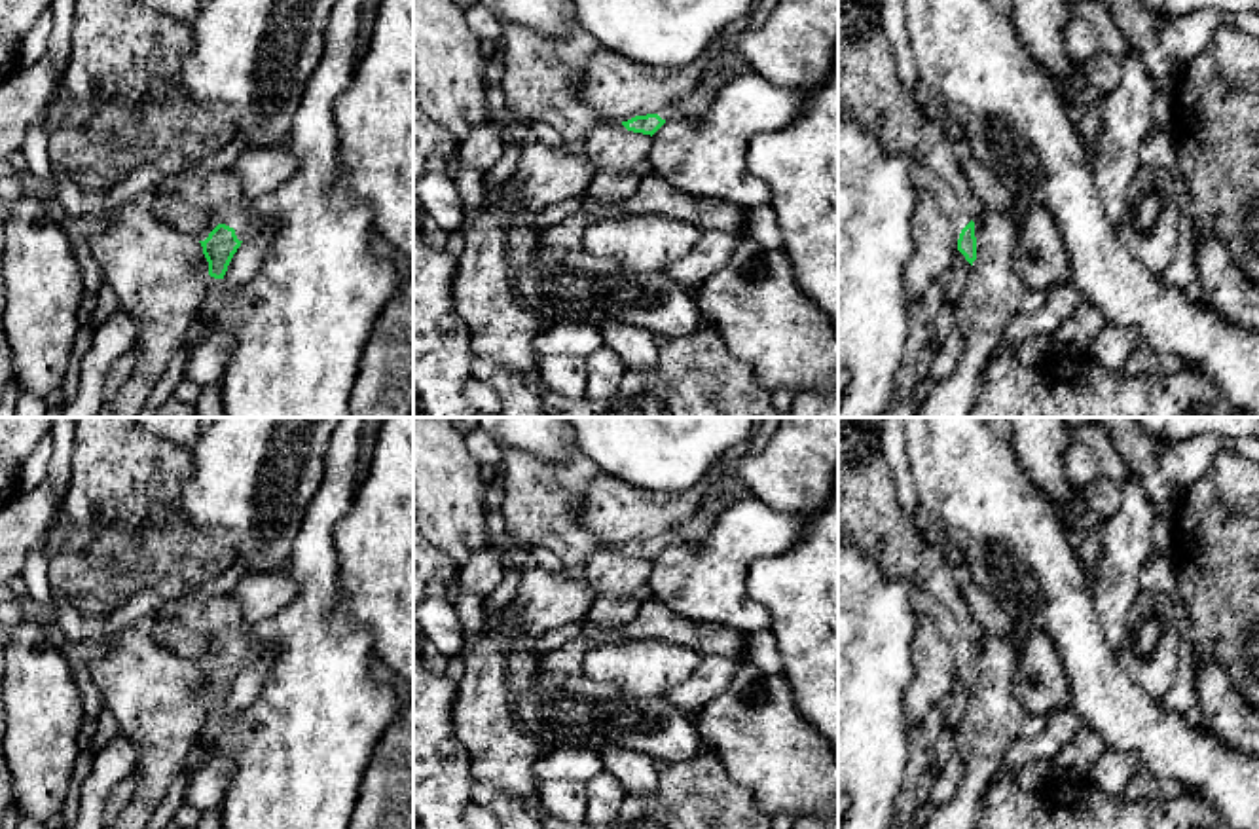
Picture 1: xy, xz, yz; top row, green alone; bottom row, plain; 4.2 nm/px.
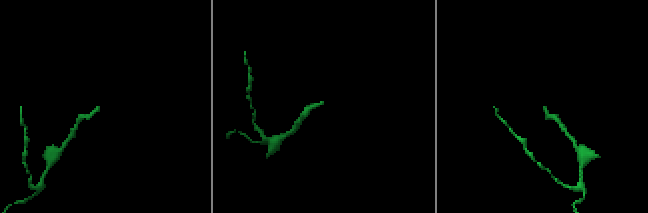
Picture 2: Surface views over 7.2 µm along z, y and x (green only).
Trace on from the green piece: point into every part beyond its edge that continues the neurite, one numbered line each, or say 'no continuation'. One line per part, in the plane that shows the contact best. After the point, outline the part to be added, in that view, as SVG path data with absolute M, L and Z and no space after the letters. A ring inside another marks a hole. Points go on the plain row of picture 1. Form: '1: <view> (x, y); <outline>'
1: xy (237, 642); M241 622L235 630L218 636L216 645L235 654L239 666L256 658L258 651L250 639L250 626Z

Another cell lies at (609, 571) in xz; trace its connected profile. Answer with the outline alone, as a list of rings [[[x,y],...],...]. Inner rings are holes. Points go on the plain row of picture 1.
[[[603,546],[584,569],[584,582],[595,596],[630,598],[648,584],[650,560],[628,556],[622,548]]]

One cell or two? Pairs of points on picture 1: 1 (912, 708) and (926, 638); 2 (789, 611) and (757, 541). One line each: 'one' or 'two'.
1: one
2: two

